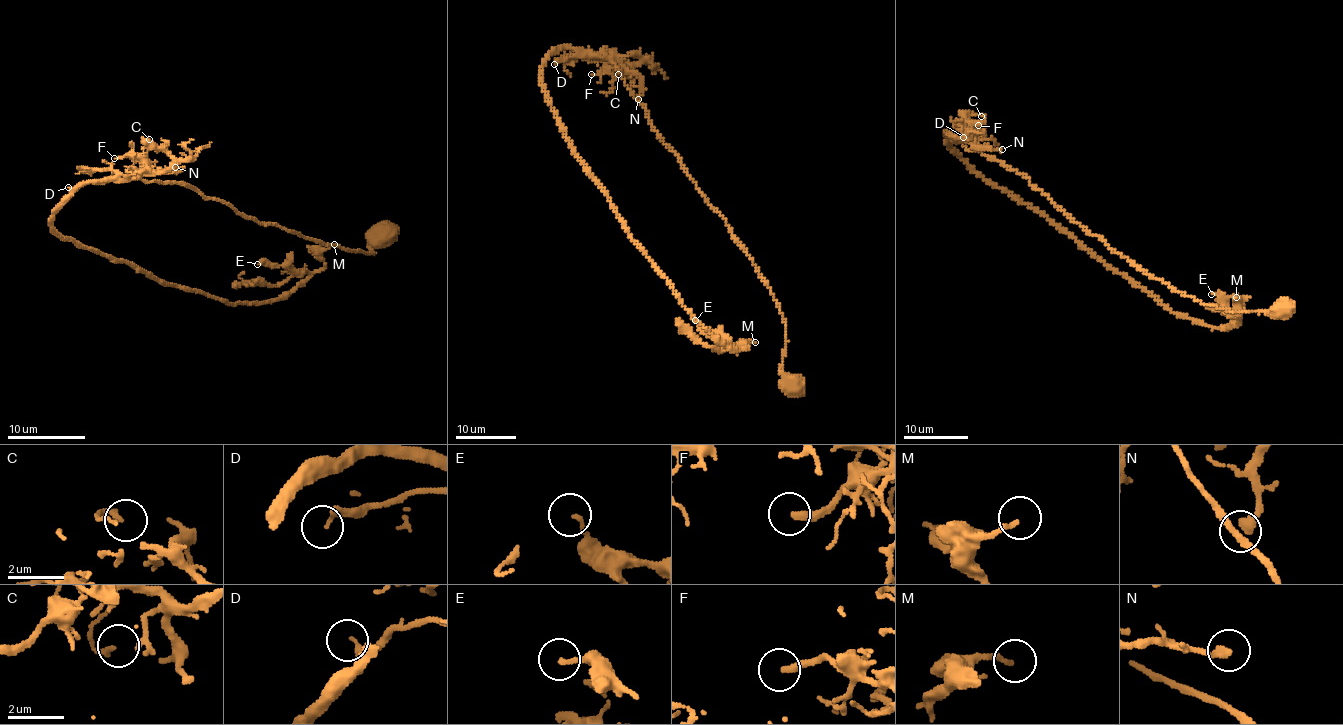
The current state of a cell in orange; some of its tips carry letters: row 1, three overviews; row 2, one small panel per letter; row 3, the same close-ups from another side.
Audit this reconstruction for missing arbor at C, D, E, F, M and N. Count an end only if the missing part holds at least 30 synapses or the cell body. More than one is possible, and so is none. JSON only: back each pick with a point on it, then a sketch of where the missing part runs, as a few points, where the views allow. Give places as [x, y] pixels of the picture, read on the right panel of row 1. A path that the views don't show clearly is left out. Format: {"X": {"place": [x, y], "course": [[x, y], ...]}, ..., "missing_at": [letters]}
{"missing_at": []}

